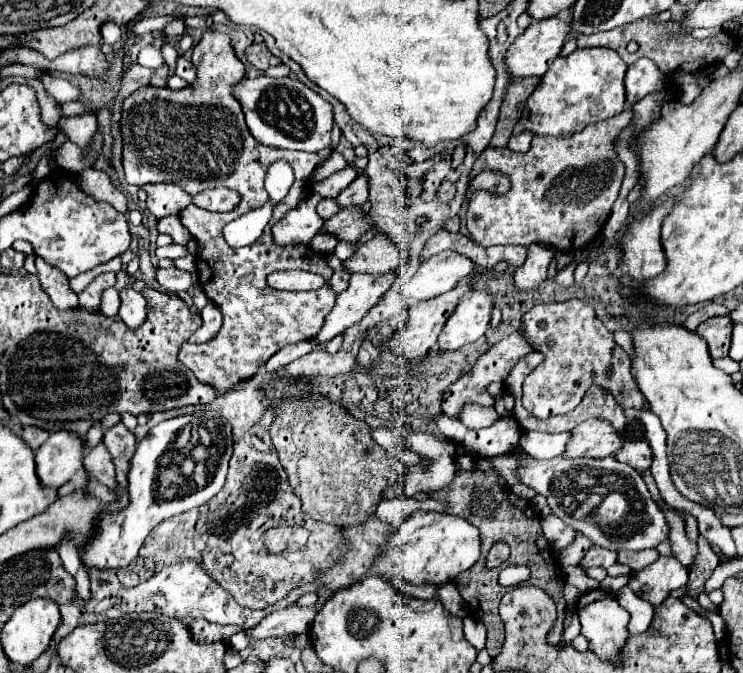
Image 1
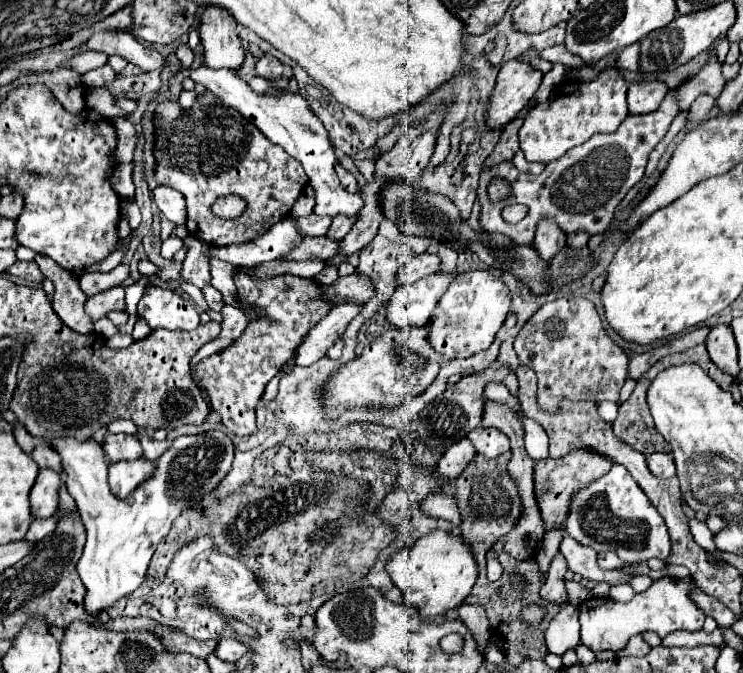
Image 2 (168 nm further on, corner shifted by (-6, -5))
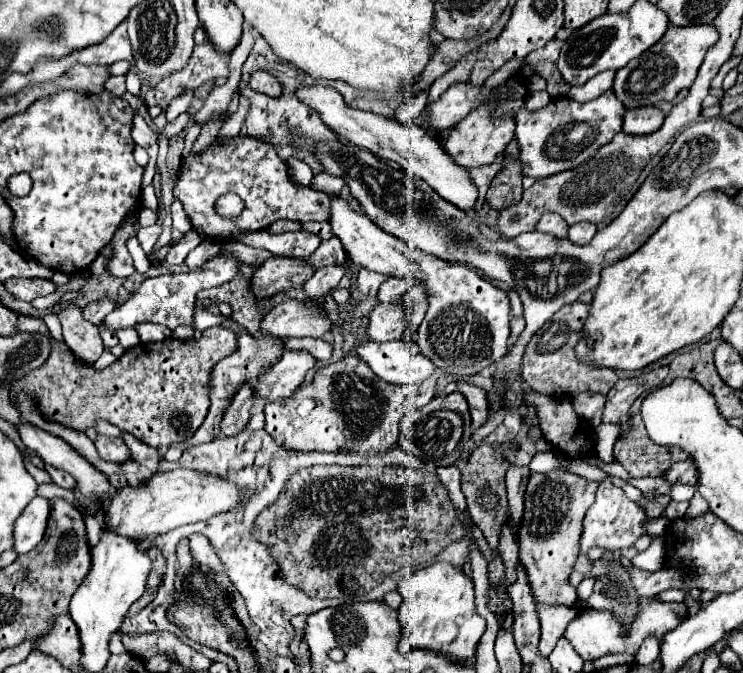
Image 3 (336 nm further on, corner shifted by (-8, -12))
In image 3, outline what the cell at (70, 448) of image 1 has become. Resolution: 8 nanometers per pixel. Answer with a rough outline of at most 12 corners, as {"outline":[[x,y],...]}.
{"outline":[[35,496],[15,522],[15,550],[27,554],[41,540],[51,504]]}

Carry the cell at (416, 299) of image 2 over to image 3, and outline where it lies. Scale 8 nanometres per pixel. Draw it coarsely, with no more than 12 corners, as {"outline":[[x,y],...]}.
{"outline":[[401,302],[379,304],[369,318],[373,342],[399,340],[407,326]]}

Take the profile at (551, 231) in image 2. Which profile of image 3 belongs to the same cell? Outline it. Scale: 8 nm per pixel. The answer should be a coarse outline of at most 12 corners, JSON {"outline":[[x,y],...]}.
{"outline":[[543,214],[537,232],[567,238],[567,222],[559,214]]}

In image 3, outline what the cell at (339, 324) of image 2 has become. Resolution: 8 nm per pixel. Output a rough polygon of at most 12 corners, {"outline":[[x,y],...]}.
{"outline":[[287,350],[255,382],[263,400],[287,398],[301,386],[315,358]]}

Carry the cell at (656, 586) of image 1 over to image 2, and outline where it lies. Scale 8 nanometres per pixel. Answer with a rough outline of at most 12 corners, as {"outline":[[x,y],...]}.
{"outline":[[663,577],[629,603],[579,605],[581,643],[619,651],[631,635],[701,631],[691,579]]}

